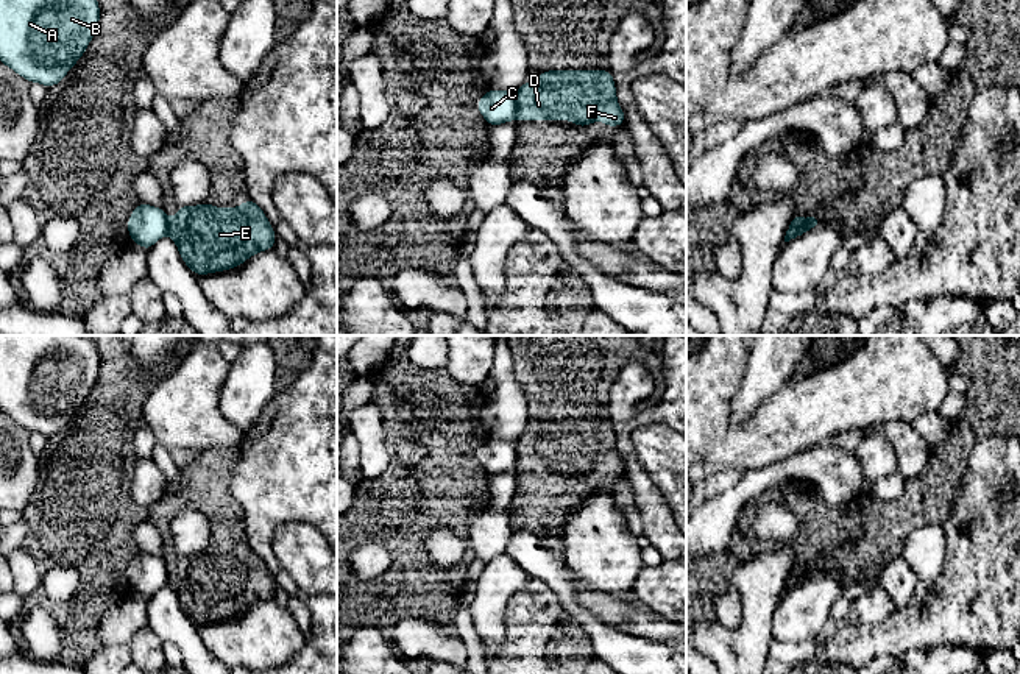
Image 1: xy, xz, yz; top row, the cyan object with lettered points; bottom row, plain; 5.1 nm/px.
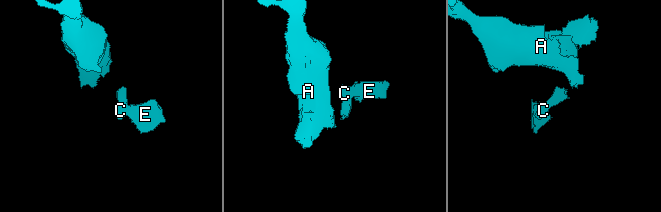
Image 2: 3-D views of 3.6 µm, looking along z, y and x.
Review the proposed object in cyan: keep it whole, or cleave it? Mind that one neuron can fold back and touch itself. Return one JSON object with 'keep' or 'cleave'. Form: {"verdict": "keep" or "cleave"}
{"verdict": "cleave"}

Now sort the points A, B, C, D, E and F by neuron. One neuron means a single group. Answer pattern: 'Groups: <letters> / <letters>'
Groups: A B C / D E F

